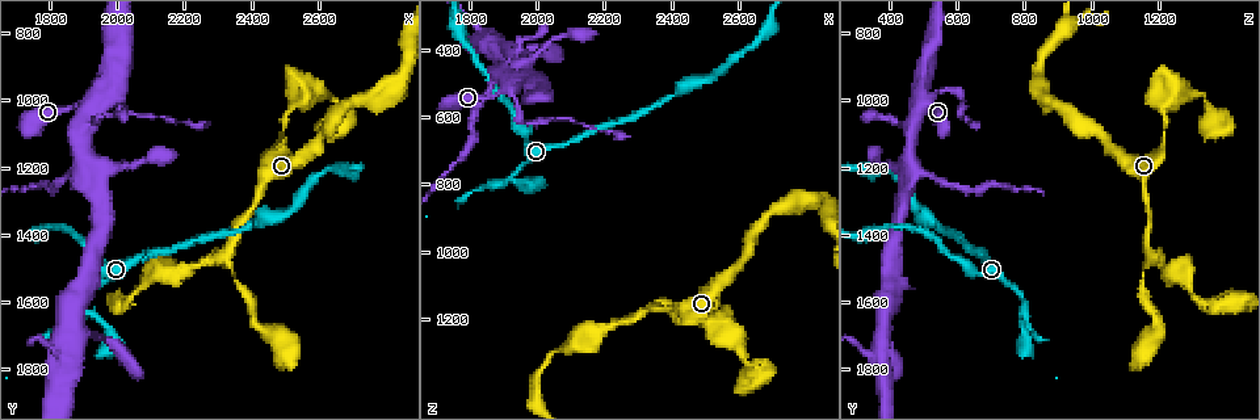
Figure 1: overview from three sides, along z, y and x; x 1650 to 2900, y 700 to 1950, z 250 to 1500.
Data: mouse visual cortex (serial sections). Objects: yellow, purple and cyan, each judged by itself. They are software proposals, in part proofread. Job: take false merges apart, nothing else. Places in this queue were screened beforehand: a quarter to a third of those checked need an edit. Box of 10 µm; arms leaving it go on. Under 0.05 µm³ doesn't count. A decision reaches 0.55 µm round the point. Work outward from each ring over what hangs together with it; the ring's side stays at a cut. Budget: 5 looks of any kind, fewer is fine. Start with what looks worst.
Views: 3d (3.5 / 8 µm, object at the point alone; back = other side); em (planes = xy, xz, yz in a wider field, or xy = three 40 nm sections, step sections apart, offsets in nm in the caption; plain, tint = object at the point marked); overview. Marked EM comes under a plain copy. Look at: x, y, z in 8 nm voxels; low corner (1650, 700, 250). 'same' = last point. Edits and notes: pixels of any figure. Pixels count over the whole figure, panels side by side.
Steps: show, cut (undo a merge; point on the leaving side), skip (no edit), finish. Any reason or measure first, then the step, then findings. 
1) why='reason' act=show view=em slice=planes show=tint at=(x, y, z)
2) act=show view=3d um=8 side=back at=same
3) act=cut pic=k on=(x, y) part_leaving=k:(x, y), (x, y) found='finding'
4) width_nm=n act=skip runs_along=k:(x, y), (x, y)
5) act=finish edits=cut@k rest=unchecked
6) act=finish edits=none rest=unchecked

why='branch point' act=show view=3d um=3.5 at=(1890, 1610, 800)

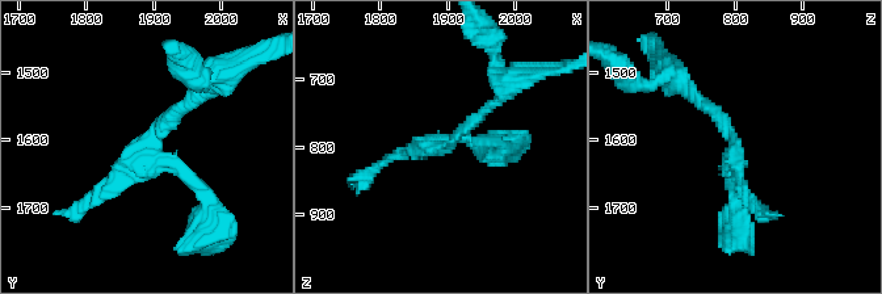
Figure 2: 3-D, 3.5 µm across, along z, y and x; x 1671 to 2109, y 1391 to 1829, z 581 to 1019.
why='need the tissue' act=show view=em slice=xy step=1 show=tint at=(1895, 1620, 800)

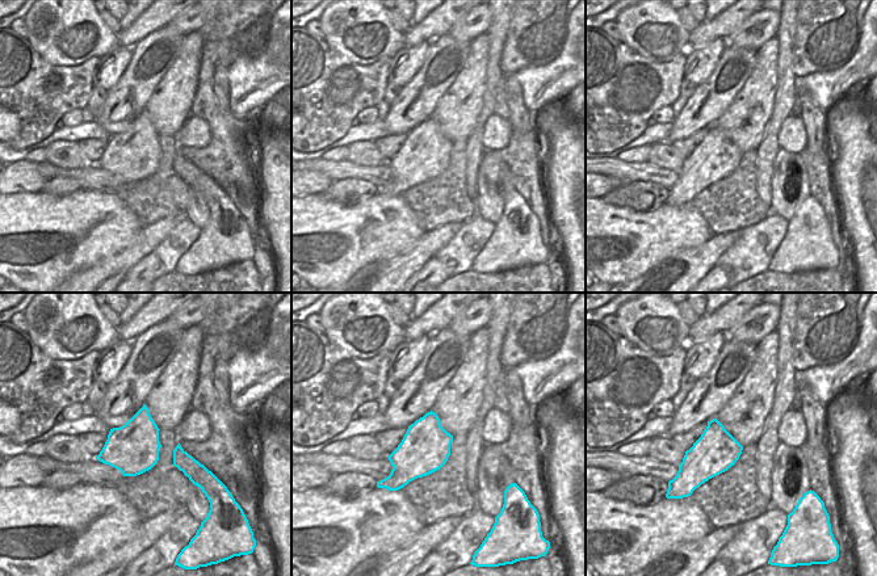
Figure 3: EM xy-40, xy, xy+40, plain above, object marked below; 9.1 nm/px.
act=cut pic=2 on=(735, 204) part_leaving=2:(730, 179), (739, 231), (730, 255) found='two cells meet here'

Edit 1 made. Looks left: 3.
why='arms part here' act=show view=3d um=3.5 side=back at=(2330, 1460, 1170)

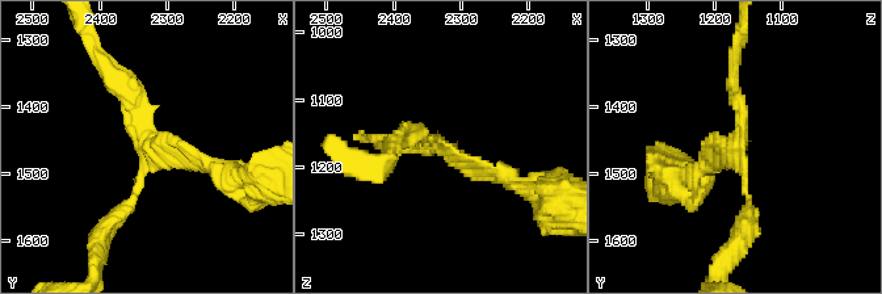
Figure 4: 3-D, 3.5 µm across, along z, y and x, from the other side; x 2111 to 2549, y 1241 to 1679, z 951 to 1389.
why='now the EM' act=show view=em slice=xy step=2 show=tint at=(2325, 1450, 1170)

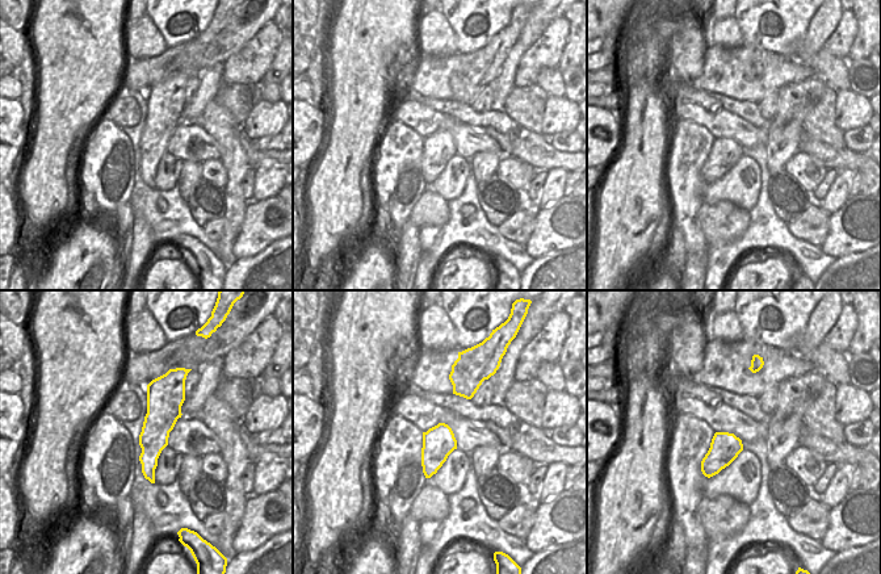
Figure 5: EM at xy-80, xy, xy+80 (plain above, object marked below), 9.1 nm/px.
arms=3 act=skip runs_along=4:(105, 70), (150, 142), (222, 169) found='continuous, no second cell'

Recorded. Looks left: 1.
act=finish edits=cut@2 rest=unchecked

